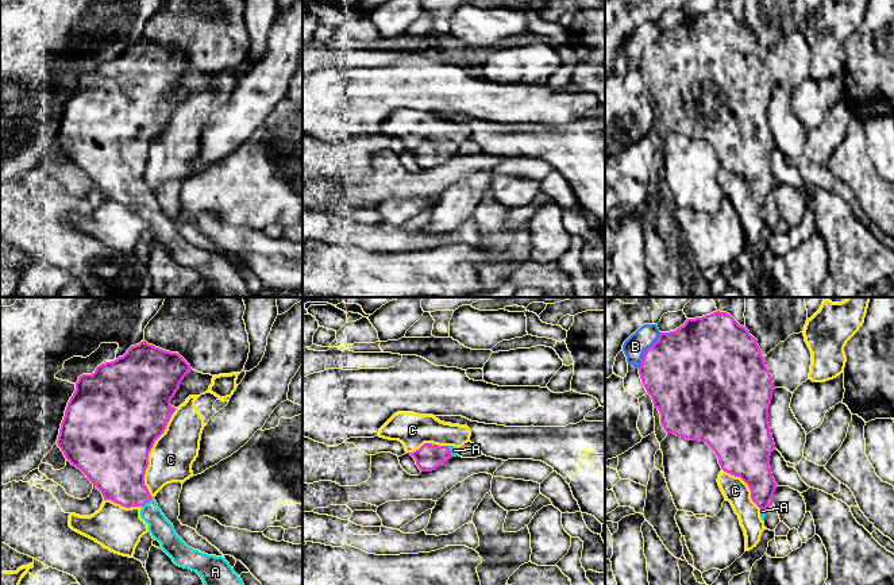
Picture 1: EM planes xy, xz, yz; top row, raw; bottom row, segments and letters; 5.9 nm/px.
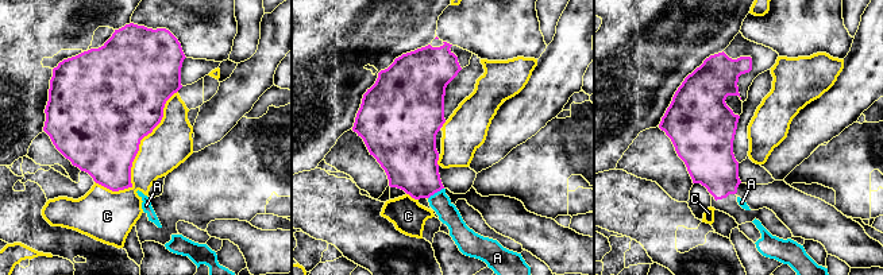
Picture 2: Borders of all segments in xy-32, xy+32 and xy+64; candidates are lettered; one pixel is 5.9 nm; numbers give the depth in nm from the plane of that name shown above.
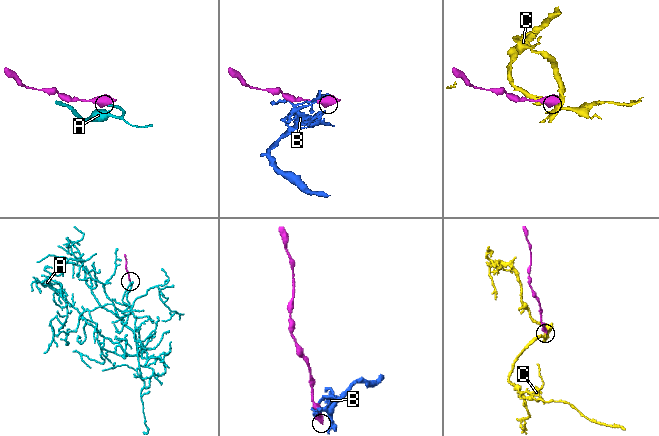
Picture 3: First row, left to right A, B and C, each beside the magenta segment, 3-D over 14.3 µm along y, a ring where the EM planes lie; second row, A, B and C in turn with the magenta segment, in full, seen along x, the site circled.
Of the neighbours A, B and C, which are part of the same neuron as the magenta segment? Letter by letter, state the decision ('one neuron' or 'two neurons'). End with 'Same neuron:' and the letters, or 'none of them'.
A: one neuron
B: two neurons
C: two neurons
Same neuron: A

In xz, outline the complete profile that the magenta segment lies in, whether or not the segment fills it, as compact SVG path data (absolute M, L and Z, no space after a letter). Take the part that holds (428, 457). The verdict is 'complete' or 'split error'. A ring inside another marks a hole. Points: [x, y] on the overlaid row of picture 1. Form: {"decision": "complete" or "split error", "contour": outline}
{"decision": "split error", "contour": "M424 443L419 450L406 454L415 458L421 472L432 472L450 458L456 457L458 451L459 449L454 446Z"}

